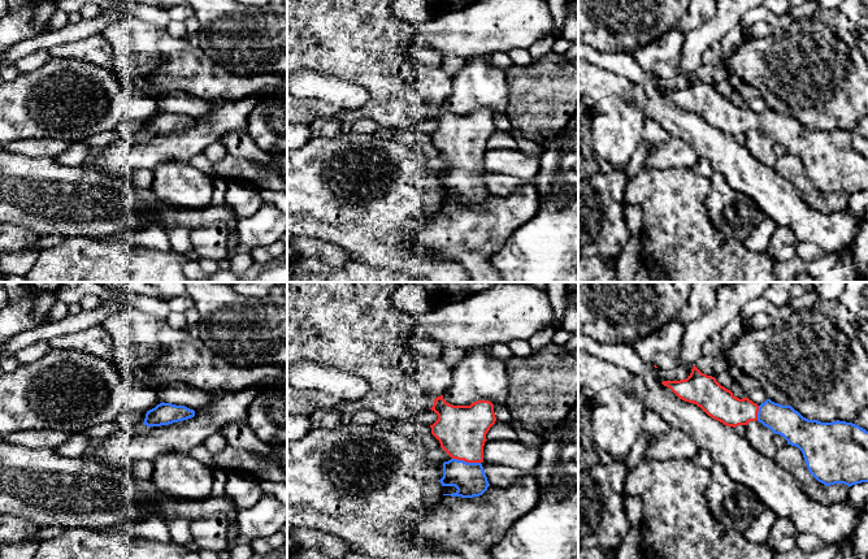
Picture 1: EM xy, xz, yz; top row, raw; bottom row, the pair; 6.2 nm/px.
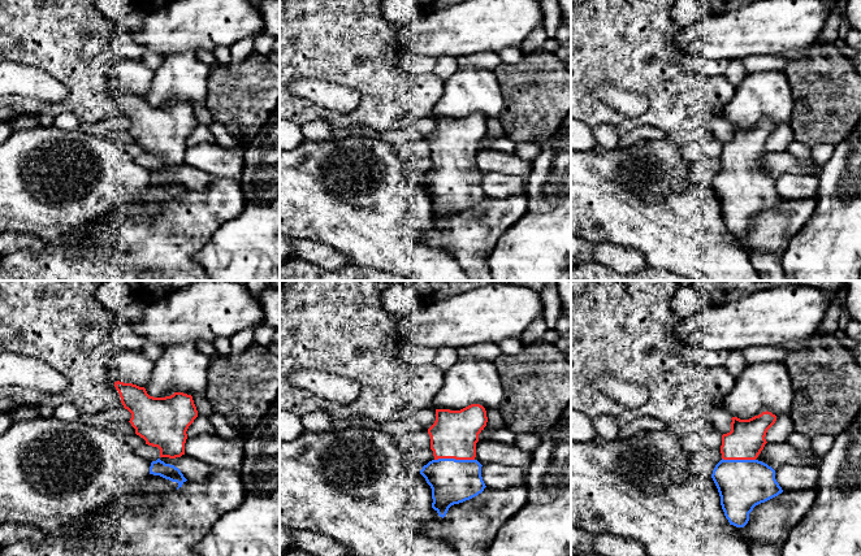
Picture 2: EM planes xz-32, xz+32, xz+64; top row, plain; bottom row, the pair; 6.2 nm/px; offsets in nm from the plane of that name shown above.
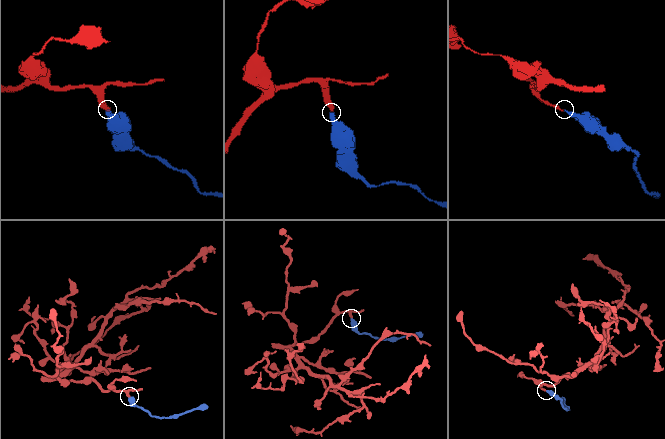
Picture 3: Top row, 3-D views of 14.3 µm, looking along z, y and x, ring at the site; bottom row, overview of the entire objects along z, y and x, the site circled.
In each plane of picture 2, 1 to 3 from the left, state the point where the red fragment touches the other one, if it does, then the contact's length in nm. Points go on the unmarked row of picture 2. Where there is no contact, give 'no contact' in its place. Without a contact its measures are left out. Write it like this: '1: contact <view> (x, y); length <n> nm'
1: no contact
2: contact xz+32 (454, 168); length 240 nm
3: contact xz+64 (739, 169); length 200 nm

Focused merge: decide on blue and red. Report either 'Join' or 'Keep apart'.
Join

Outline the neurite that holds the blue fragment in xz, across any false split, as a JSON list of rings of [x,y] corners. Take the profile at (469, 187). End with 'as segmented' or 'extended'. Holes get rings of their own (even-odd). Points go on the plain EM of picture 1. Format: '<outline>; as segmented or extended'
[[[440,104],[434,108],[434,113],[430,118],[438,124],[438,129],[430,134],[431,143],[439,150],[440,156],[452,166],[451,169],[443,172],[443,186],[439,188],[439,191],[442,195],[455,195],[457,198],[457,200],[453,203],[443,204],[461,207],[482,204],[490,195],[481,172],[483,170],[483,155],[487,150],[486,143],[496,130],[494,113],[489,109],[477,109],[470,114],[452,114],[443,108],[443,104]]]; extended

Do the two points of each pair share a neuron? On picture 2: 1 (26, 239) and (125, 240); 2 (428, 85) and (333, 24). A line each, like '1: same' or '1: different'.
1: different
2: same

